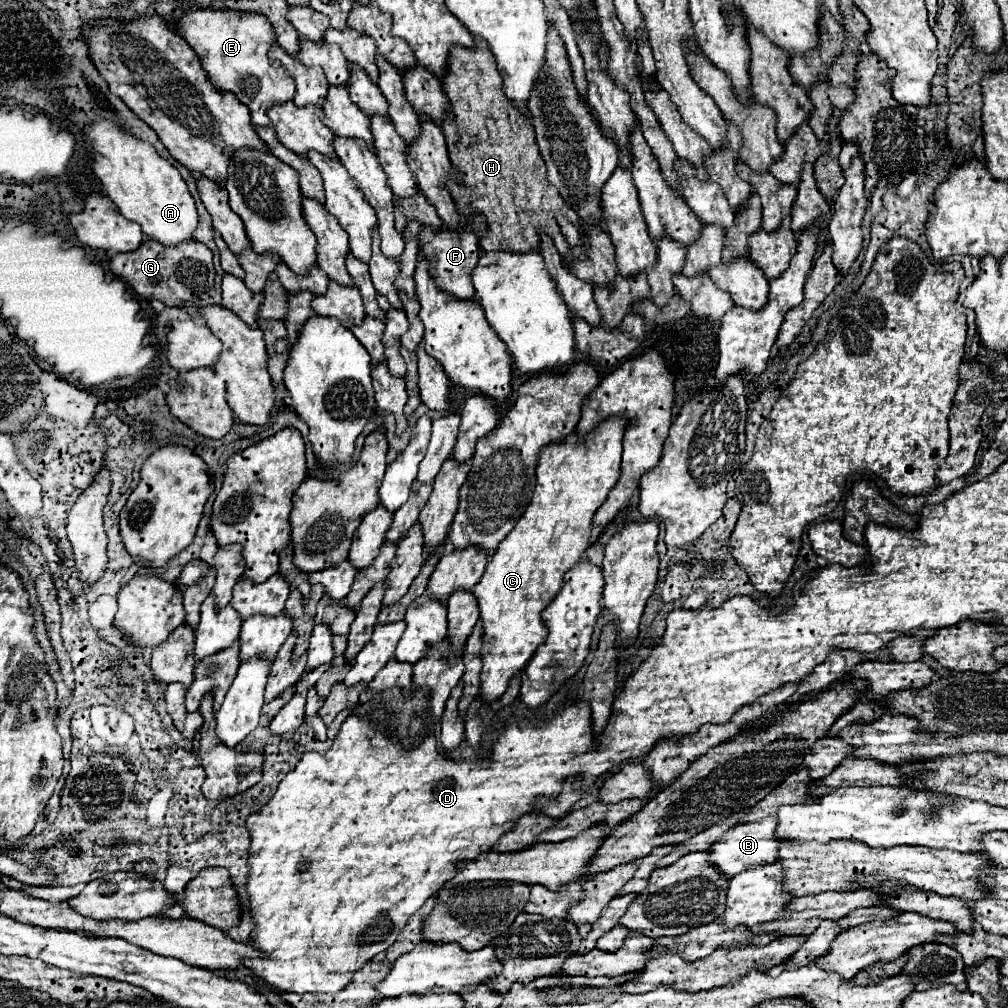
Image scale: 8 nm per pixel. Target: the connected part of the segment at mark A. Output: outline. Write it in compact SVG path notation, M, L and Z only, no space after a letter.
M100 120L84 130L86 144L90 148L90 164L94 174L104 184L108 196L118 210L132 222L142 226L142 232L164 246L182 244L182 240L194 240L192 234L198 228L198 212L194 198L184 184L180 172L158 152L138 138L122 132L116 124Z

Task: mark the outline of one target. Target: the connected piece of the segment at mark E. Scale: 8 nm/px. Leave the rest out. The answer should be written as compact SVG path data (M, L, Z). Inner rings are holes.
M186 8L176 32L188 42L188 46L198 54L204 72L210 82L232 92L242 104L250 108L252 124L269 127L271 121L266 110L274 104L284 104L294 98L294 80L268 58L270 48L276 44L276 32L270 20L262 14L240 14L234 10L212 10L212 8ZM254 84L258 84L254 94Z

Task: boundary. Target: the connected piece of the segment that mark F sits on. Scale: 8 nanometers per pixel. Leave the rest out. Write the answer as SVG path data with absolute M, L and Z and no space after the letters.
M422 228L422 232L420 232L420 254L428 260L430 276L434 278L434 282L440 290L448 292L450 296L454 296L458 300L474 300L476 290L472 288L472 270L478 266L478 260L480 260L478 240L480 240L480 236L474 228L464 230L460 234L448 232L448 230L440 230L436 234L432 228Z

